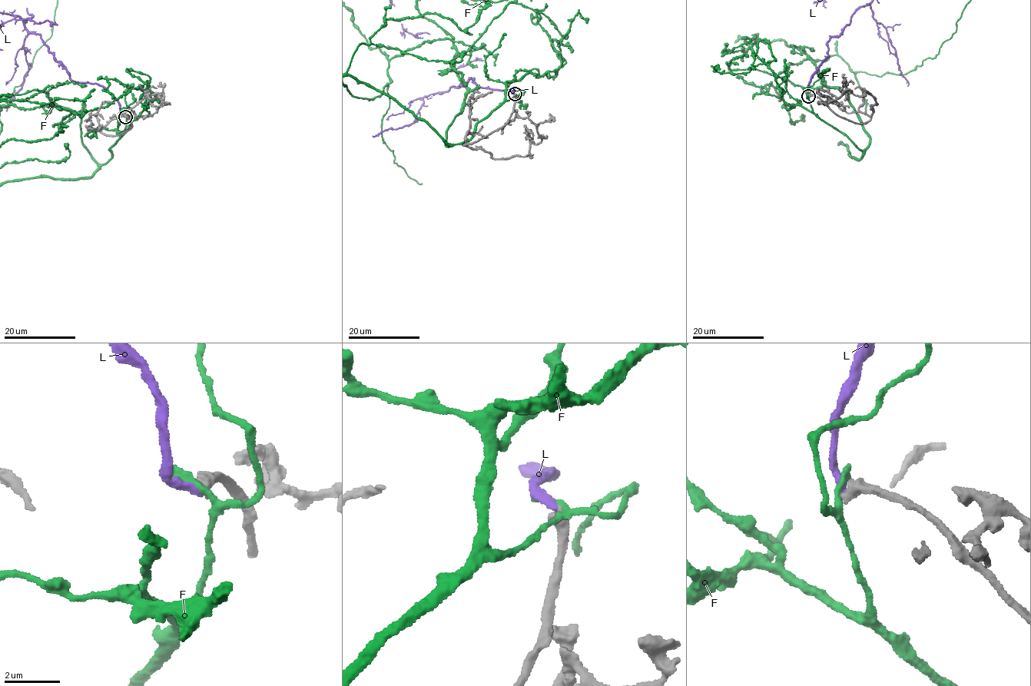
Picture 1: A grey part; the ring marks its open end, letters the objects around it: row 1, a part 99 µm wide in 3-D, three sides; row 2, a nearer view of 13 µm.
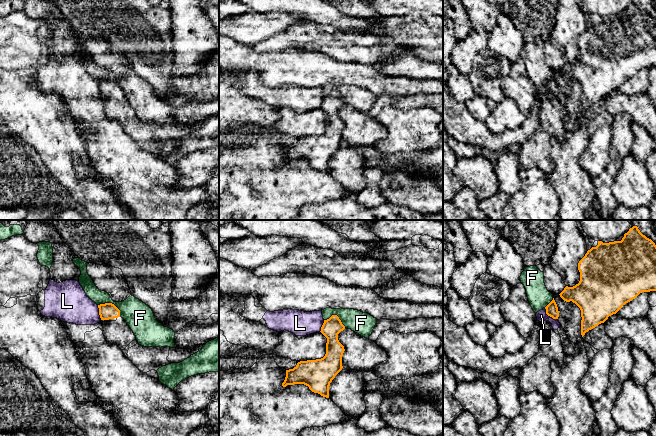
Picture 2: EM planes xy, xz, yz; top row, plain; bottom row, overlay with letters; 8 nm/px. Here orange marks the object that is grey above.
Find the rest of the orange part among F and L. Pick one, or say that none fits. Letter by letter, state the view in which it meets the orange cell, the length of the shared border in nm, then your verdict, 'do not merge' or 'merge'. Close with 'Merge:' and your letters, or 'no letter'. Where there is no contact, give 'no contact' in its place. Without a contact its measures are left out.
F: xy | 200 nm | do not merge
L: yz | 140 nm | do not merge
Merge: no letter

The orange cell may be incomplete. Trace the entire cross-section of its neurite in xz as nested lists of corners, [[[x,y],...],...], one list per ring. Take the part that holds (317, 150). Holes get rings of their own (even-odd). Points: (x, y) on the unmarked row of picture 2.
[[[337,91],[324,96],[321,109],[327,114],[326,130],[321,135],[300,137],[293,145],[286,146],[283,163],[304,160],[323,173],[329,174],[329,162],[342,146],[344,122],[338,116],[338,110],[345,105]]]

